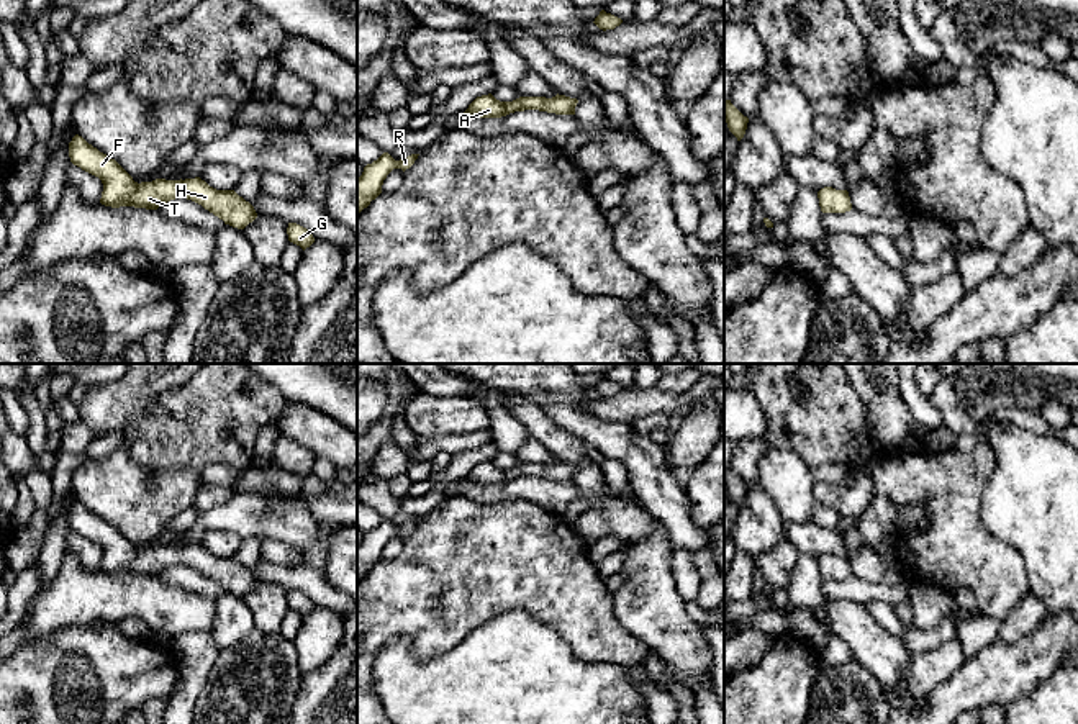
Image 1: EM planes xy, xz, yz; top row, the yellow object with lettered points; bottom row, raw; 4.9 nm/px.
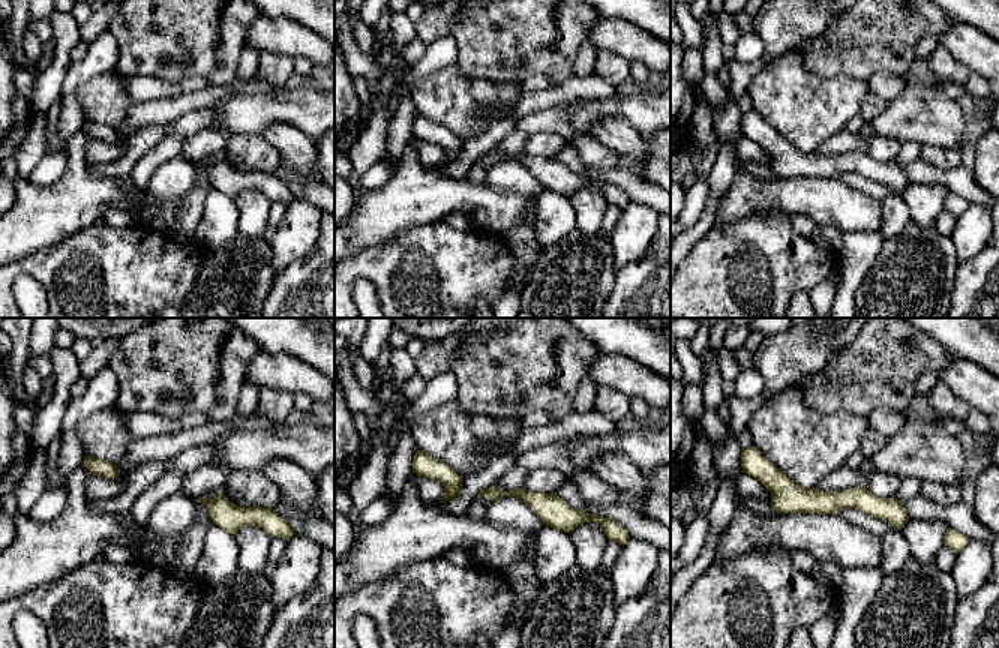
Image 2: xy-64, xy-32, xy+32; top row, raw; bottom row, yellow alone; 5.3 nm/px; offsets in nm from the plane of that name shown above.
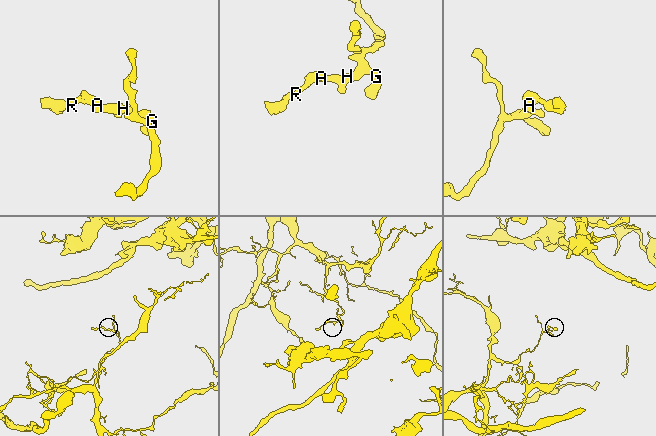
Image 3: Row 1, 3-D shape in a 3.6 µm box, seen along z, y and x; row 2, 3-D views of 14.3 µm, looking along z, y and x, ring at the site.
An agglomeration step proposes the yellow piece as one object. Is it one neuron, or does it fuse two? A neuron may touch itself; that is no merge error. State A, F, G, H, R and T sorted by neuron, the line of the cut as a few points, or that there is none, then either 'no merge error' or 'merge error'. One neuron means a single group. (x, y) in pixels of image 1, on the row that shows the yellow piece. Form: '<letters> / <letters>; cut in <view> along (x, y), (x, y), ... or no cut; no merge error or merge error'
A F G H R T; no cut; no merge error

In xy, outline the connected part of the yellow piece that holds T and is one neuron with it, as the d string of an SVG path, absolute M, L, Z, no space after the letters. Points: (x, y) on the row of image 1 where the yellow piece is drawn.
M79 134L69 143L69 157L74 165L102 180L100 203L105 206L157 210L170 200L187 198L238 229L244 229L257 218L254 206L234 190L216 190L200 177L185 180L156 179L138 183L115 159L100 152Z

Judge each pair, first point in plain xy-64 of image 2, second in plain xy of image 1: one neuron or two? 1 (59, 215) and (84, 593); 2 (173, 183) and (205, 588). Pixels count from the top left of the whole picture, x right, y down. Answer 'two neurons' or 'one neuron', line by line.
1: one neuron
2: one neuron

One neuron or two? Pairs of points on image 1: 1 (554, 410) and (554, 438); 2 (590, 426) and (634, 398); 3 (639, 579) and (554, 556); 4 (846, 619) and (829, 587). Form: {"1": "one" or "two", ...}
{"1": "two", "2": "two", "3": "two", "4": "two"}

